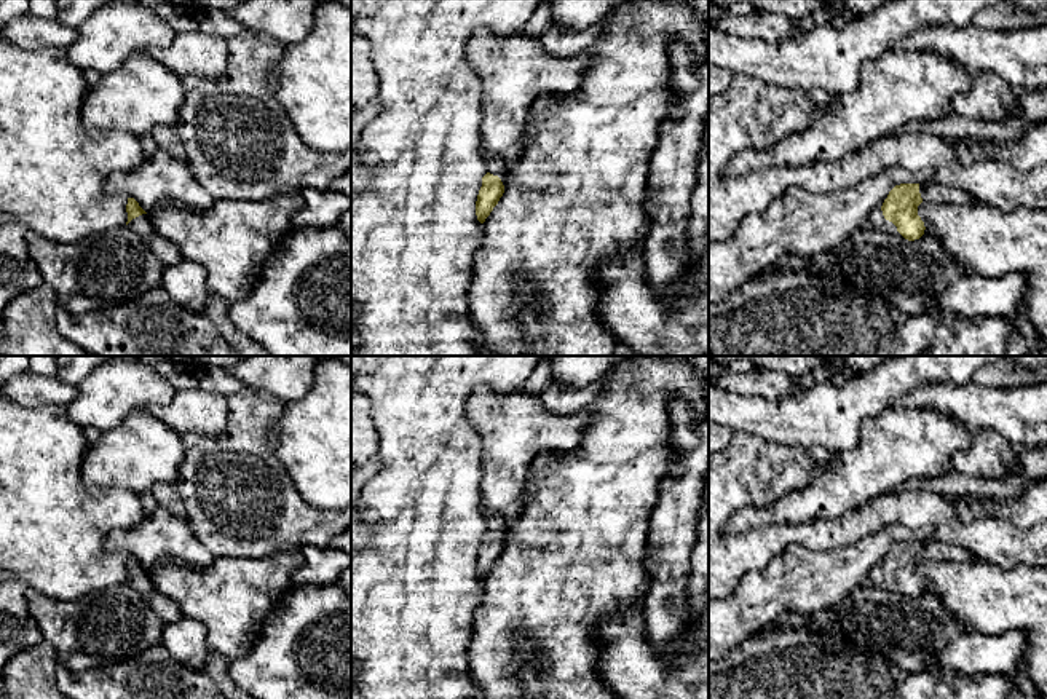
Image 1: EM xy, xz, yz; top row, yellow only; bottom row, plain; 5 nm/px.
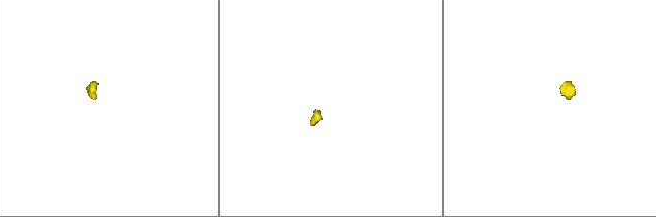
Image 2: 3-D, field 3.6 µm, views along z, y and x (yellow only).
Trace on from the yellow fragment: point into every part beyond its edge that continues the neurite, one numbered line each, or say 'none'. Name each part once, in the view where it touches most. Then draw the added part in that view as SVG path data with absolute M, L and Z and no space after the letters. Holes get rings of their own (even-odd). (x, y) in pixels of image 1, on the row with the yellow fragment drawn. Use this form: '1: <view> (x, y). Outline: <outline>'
1: yz (932, 193). Outline: M919 184L919 193L923 201L937 203L953 203L953 204L974 204L977 203L969 193L956 187L940 185L940 184Z
2: yz (875, 221). Outline: M881 207L871 211L865 223L868 228L876 231L887 231L887 233L897 231L897 227L884 219Z

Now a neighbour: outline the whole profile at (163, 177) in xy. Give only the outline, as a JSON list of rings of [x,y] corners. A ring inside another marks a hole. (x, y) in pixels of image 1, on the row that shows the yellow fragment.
[[[161,148],[147,158],[140,168],[117,171],[109,176],[105,192],[124,193],[128,198],[134,198],[145,212],[158,203],[180,203],[196,209],[207,209],[215,203],[211,193],[195,179],[185,160],[176,158]]]

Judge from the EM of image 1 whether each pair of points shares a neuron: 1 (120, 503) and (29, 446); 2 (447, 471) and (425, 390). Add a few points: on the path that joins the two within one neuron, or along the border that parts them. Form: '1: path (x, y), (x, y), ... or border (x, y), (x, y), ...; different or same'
1: path (93, 513), (77, 514), (35, 473); same
2: path (428, 450), (425, 410); same

